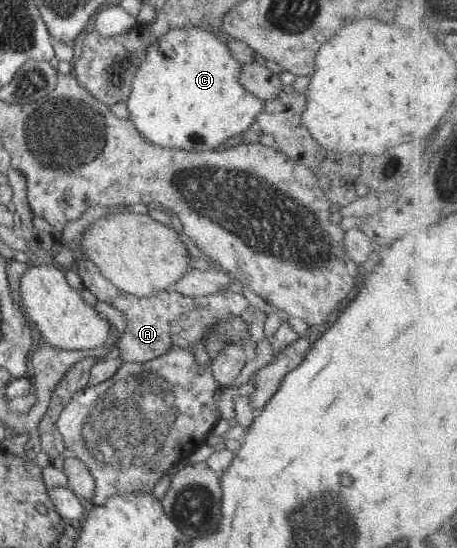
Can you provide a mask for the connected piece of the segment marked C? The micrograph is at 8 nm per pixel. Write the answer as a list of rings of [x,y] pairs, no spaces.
[[[186,26],[184,28],[172,28],[168,29],[167,32],[160,36],[156,42],[153,42],[146,53],[146,58],[142,61],[142,65],[136,71],[136,74],[133,76],[132,88],[130,91],[130,96],[126,100],[126,107],[130,116],[128,120],[134,126],[134,129],[138,131],[144,139],[148,139],[150,143],[154,143],[155,146],[164,147],[164,148],[174,148],[180,151],[184,150],[193,150],[193,151],[204,151],[204,150],[215,150],[220,145],[224,144],[226,140],[234,137],[235,135],[241,135],[242,132],[245,132],[250,128],[250,126],[256,126],[256,115],[258,115],[265,108],[264,101],[258,99],[246,91],[244,87],[240,84],[240,70],[242,70],[242,65],[238,63],[232,53],[230,48],[226,46],[227,43],[218,39],[214,36],[212,32],[204,30],[203,27],[198,26]]]

